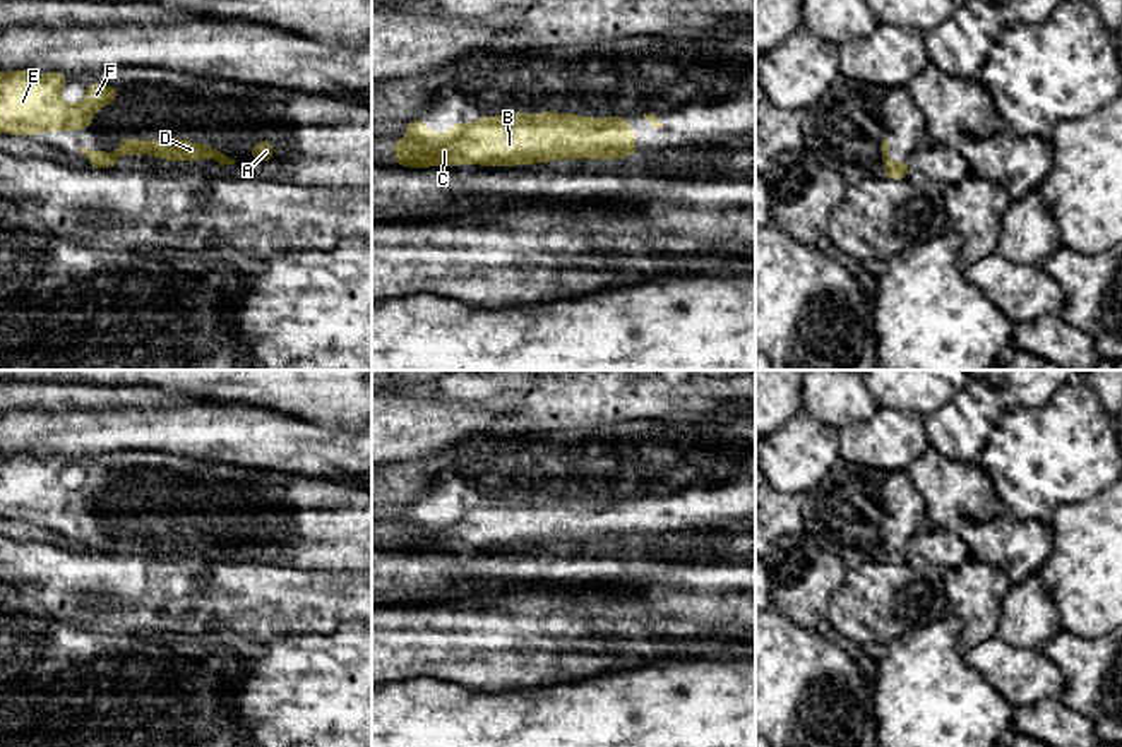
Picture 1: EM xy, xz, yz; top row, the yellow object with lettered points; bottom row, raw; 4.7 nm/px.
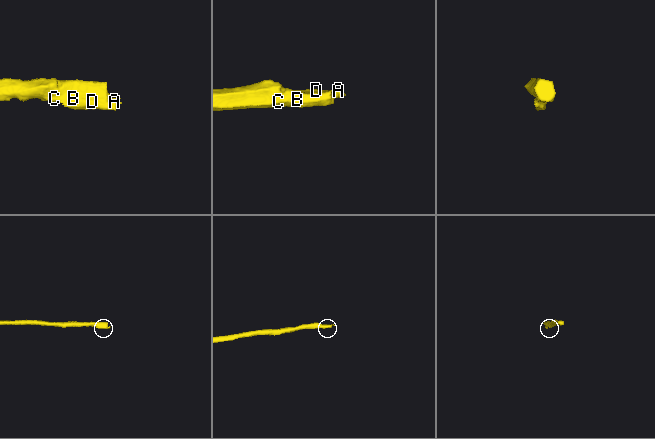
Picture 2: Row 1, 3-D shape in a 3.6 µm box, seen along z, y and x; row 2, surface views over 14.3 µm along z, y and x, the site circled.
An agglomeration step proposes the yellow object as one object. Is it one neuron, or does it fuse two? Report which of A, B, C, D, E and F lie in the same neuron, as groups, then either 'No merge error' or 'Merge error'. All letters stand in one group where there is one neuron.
Groups: A B C D E F. No merge error

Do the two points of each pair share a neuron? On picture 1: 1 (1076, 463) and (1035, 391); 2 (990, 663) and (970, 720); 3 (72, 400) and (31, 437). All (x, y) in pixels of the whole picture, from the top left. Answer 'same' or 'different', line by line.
1: different
2: different
3: different

